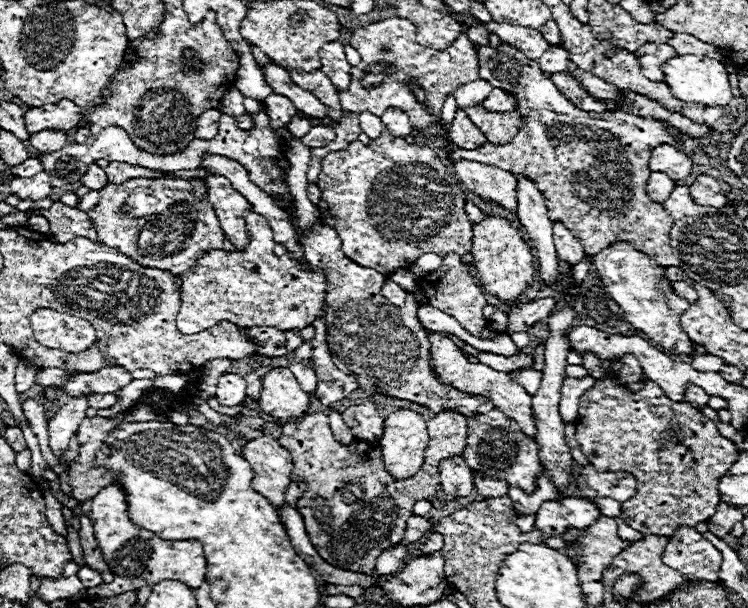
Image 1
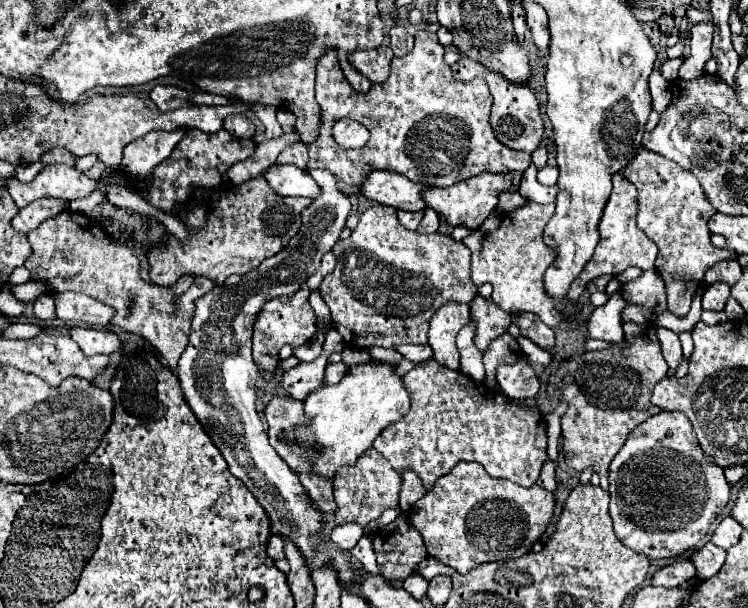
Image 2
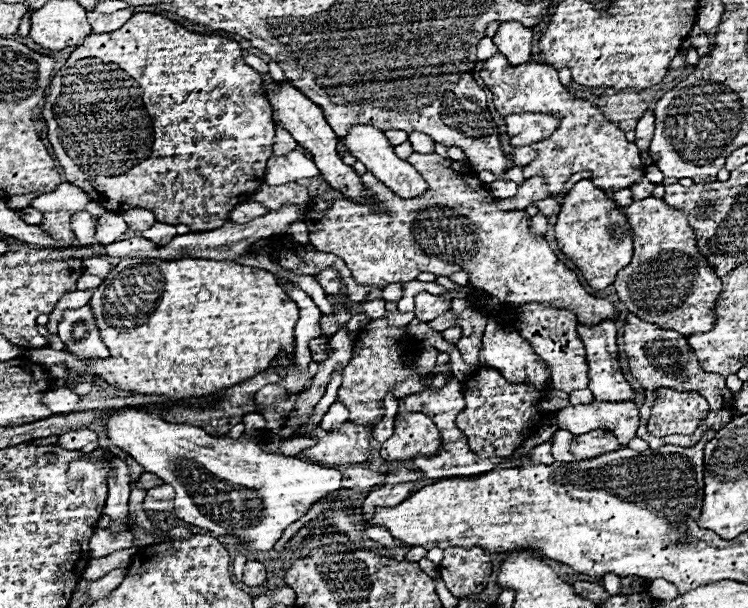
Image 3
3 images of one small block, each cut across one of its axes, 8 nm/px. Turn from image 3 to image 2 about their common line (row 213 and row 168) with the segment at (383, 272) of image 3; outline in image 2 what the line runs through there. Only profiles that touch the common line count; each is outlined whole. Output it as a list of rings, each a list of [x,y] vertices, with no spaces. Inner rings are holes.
[[[418,30],[414,36],[414,50],[402,58],[392,58],[392,70],[384,84],[372,84],[370,92],[358,94],[348,80],[344,80],[344,72],[340,72],[338,52],[336,48],[328,48],[316,62],[316,100],[322,108],[322,126],[320,138],[310,144],[310,162],[308,168],[326,168],[336,178],[346,184],[358,186],[370,170],[394,170],[408,178],[410,182],[418,182],[424,186],[450,186],[454,182],[478,176],[480,172],[514,172],[526,170],[530,166],[530,154],[510,150],[496,140],[492,134],[488,116],[492,106],[492,96],[488,92],[484,78],[474,78],[472,82],[462,82],[452,76],[450,66],[444,62],[444,46],[438,42],[438,36],[428,30]],[[338,118],[354,118],[364,124],[370,132],[370,140],[362,150],[344,150],[332,140],[332,128]]]

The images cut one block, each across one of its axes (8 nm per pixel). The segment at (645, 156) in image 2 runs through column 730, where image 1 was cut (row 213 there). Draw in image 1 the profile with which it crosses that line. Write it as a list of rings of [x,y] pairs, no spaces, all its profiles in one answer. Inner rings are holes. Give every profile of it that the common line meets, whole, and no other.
[[[250,212],[246,216],[246,230],[250,234],[250,246],[246,252],[214,250],[198,258],[192,270],[182,272],[182,306],[176,326],[184,334],[196,334],[212,328],[222,320],[230,320],[236,326],[272,326],[280,330],[302,330],[310,326],[324,306],[324,274],[314,270],[302,270],[288,254],[274,256],[274,238],[268,222]]]

